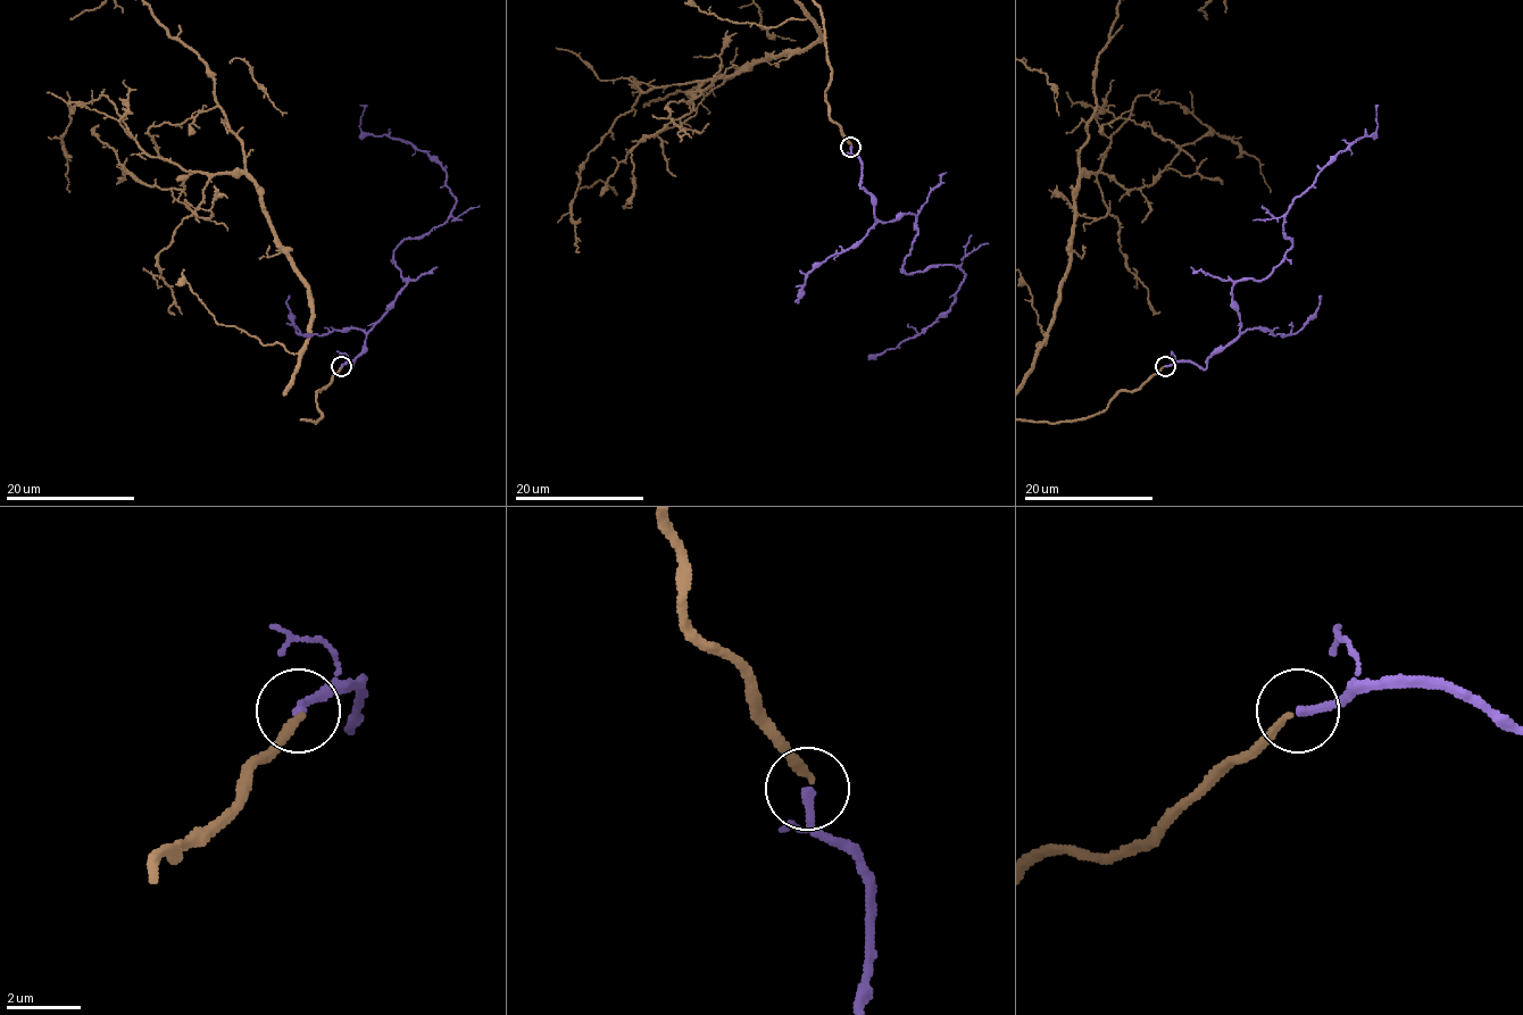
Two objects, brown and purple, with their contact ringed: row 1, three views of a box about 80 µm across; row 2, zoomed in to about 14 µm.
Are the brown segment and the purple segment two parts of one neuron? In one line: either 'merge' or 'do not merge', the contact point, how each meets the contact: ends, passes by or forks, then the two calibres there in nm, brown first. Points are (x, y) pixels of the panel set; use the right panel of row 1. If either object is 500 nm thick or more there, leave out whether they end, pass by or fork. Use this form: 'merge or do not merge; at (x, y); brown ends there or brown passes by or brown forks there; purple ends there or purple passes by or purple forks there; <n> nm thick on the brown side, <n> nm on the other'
merge; at (1165, 366); brown ends there; purple ends there; 200 nm thick on the brown side, 240 nm on the other

